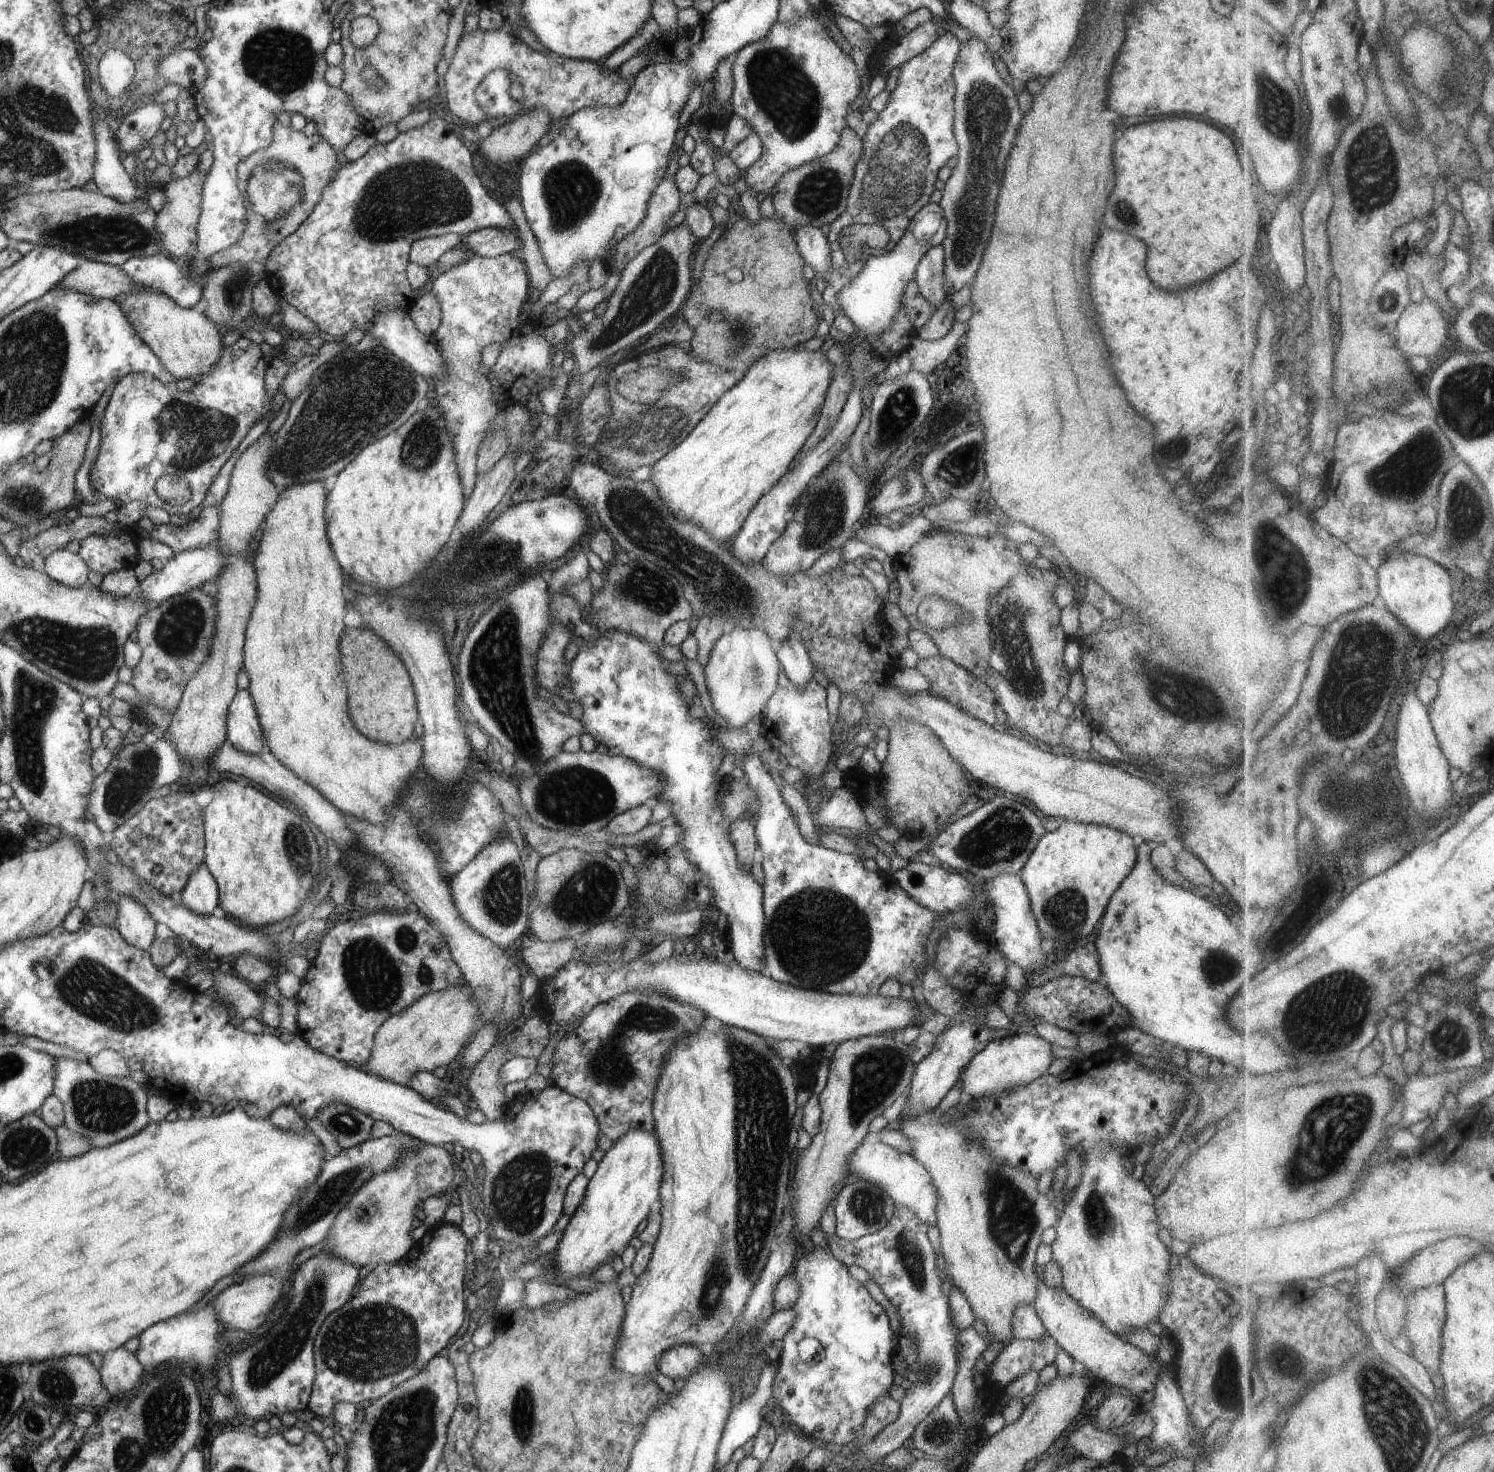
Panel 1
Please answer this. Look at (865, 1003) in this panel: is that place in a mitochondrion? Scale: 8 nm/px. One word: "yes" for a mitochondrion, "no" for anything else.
no

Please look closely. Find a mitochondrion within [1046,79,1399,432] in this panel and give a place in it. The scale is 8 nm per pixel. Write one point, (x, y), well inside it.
(1369, 176)

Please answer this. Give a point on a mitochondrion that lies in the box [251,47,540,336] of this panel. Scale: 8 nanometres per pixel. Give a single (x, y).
(409, 196)

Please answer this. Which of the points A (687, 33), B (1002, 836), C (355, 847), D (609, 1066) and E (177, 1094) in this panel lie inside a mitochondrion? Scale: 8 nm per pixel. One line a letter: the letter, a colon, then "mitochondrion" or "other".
A: other
B: mitochondrion
C: other
D: mitochondrion
E: other

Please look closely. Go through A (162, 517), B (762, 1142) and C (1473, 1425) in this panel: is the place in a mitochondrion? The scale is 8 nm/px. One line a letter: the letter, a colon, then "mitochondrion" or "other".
A: other
B: mitochondrion
C: other

